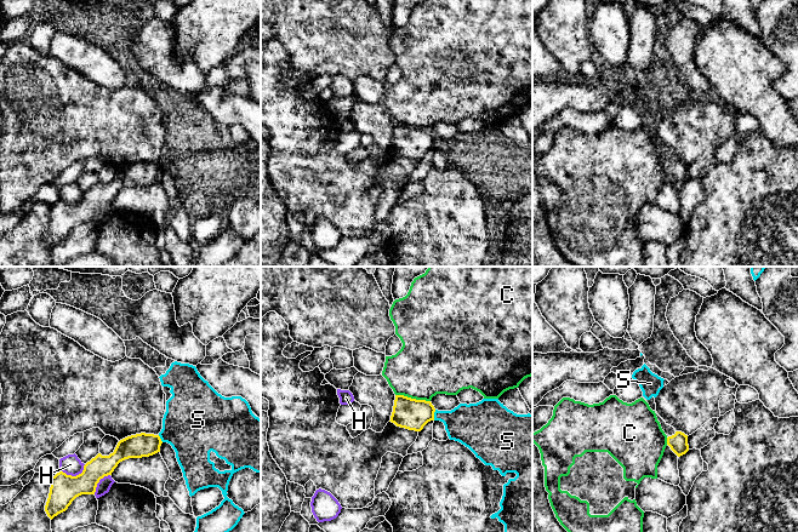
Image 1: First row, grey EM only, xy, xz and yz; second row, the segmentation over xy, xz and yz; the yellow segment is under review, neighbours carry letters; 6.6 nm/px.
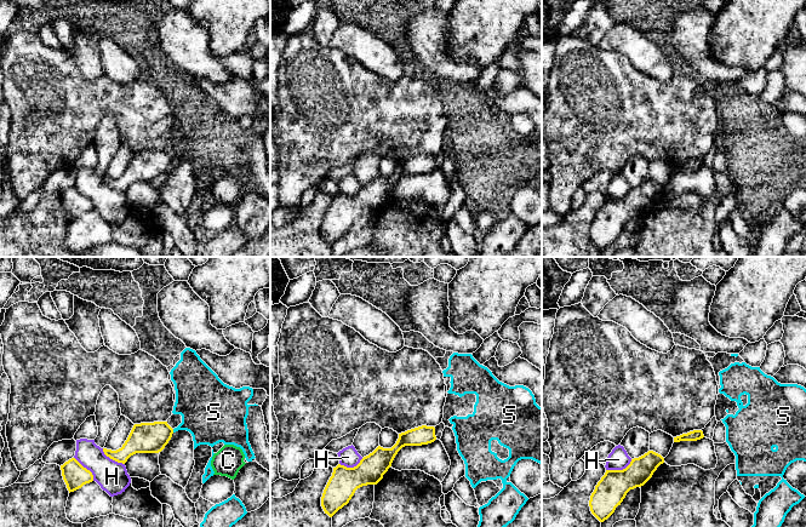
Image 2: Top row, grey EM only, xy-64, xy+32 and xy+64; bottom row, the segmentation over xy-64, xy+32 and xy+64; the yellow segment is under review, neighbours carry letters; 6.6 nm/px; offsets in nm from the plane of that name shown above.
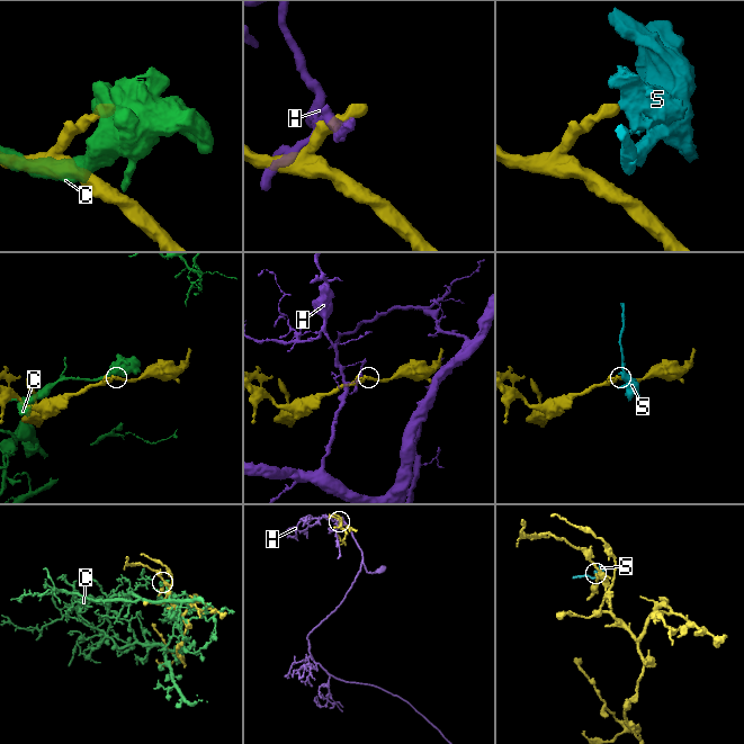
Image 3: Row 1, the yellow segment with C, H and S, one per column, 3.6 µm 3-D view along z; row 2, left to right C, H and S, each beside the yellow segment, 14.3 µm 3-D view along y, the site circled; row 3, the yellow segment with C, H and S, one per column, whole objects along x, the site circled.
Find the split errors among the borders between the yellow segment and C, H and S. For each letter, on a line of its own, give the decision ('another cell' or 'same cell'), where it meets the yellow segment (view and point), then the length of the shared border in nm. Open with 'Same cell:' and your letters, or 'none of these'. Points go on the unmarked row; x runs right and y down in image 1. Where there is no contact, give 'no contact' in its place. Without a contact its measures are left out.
Same cell: none of these
C: another cell; meets yellow in xz at (412, 127); contact 240 nm long
H: another cell; meets yellow in xy at (74, 205); contact 180 nm long
S: another cell; meets yellow in xz at (433, 143); contact 70 nm long

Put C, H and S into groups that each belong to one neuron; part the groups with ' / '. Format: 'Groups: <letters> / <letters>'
Groups: C / H / S

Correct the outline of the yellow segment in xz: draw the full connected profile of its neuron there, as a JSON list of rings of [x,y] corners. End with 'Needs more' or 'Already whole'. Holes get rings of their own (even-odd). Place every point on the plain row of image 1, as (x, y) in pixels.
[[[395,124],[389,150],[400,156],[421,160],[428,150],[434,149],[434,141],[431,130]]]. Already whole

